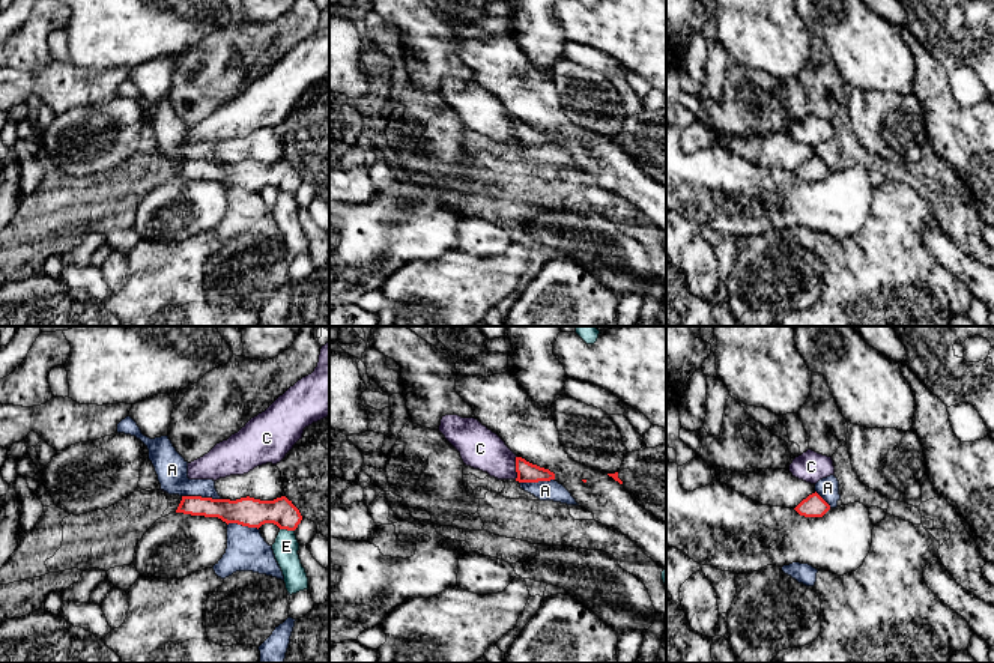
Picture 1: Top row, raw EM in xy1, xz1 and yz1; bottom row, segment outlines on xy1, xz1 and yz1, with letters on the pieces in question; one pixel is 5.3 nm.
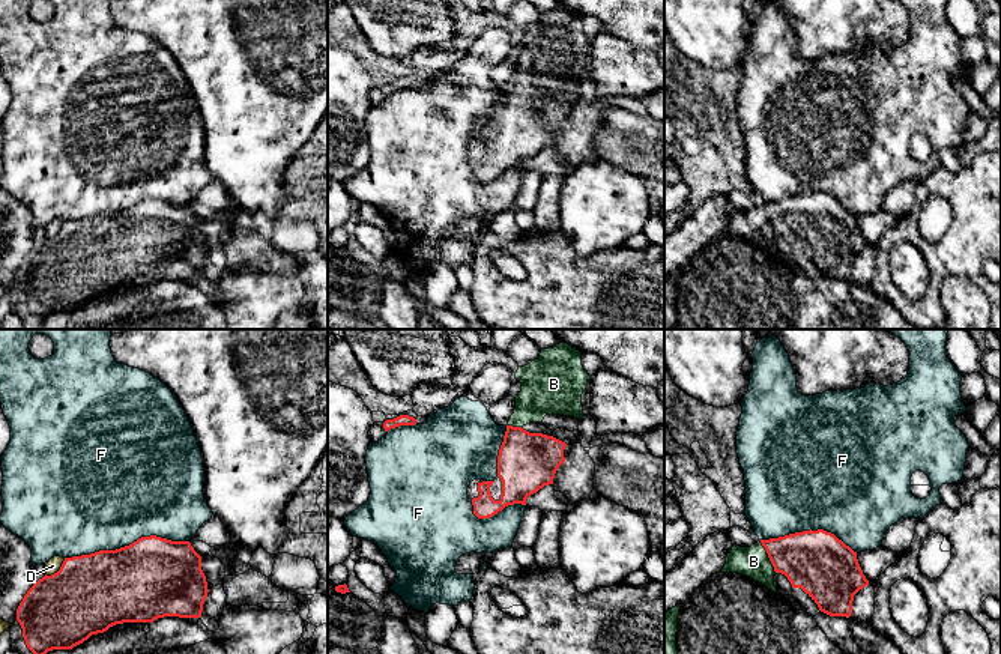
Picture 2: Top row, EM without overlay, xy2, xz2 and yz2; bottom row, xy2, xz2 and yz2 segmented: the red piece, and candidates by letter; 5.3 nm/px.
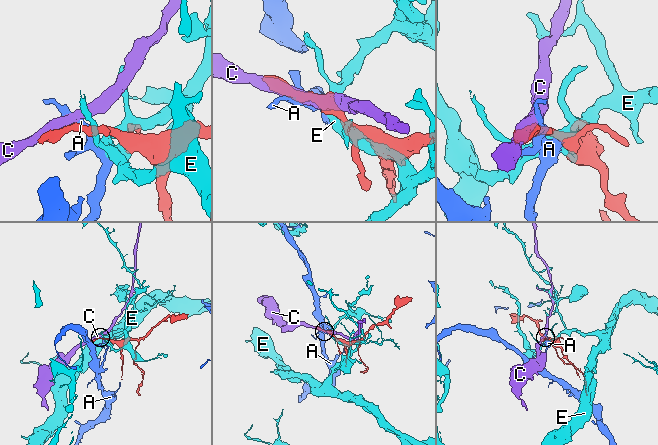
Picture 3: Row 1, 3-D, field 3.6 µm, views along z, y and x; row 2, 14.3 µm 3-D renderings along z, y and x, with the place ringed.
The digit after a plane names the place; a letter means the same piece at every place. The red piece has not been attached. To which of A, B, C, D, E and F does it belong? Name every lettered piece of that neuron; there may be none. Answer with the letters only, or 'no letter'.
B

